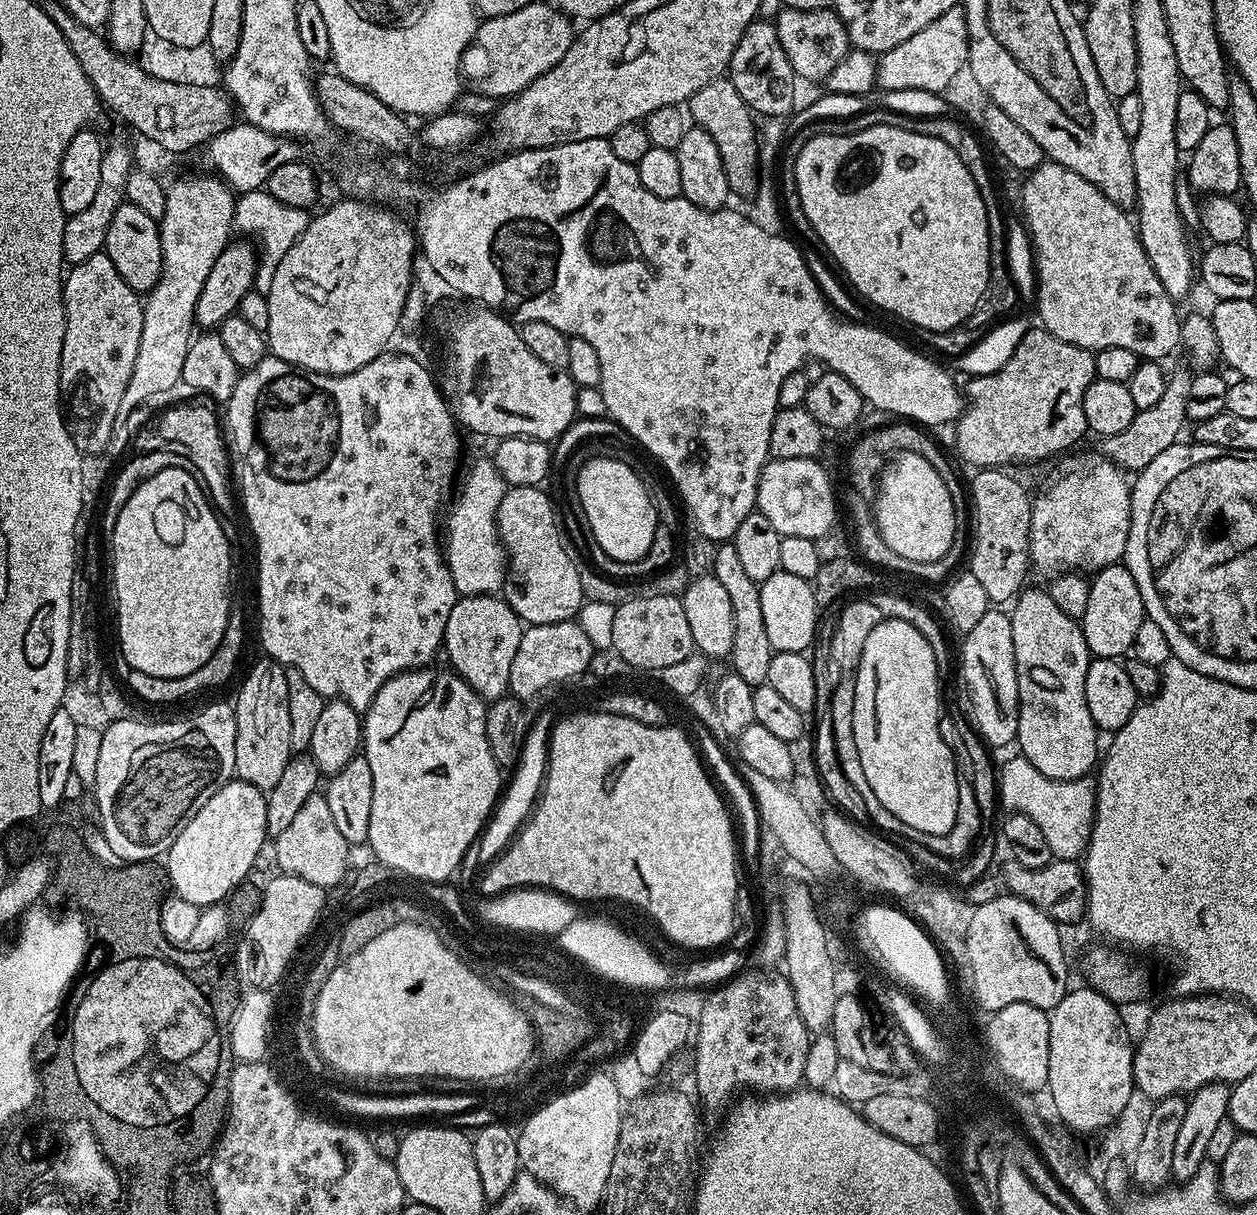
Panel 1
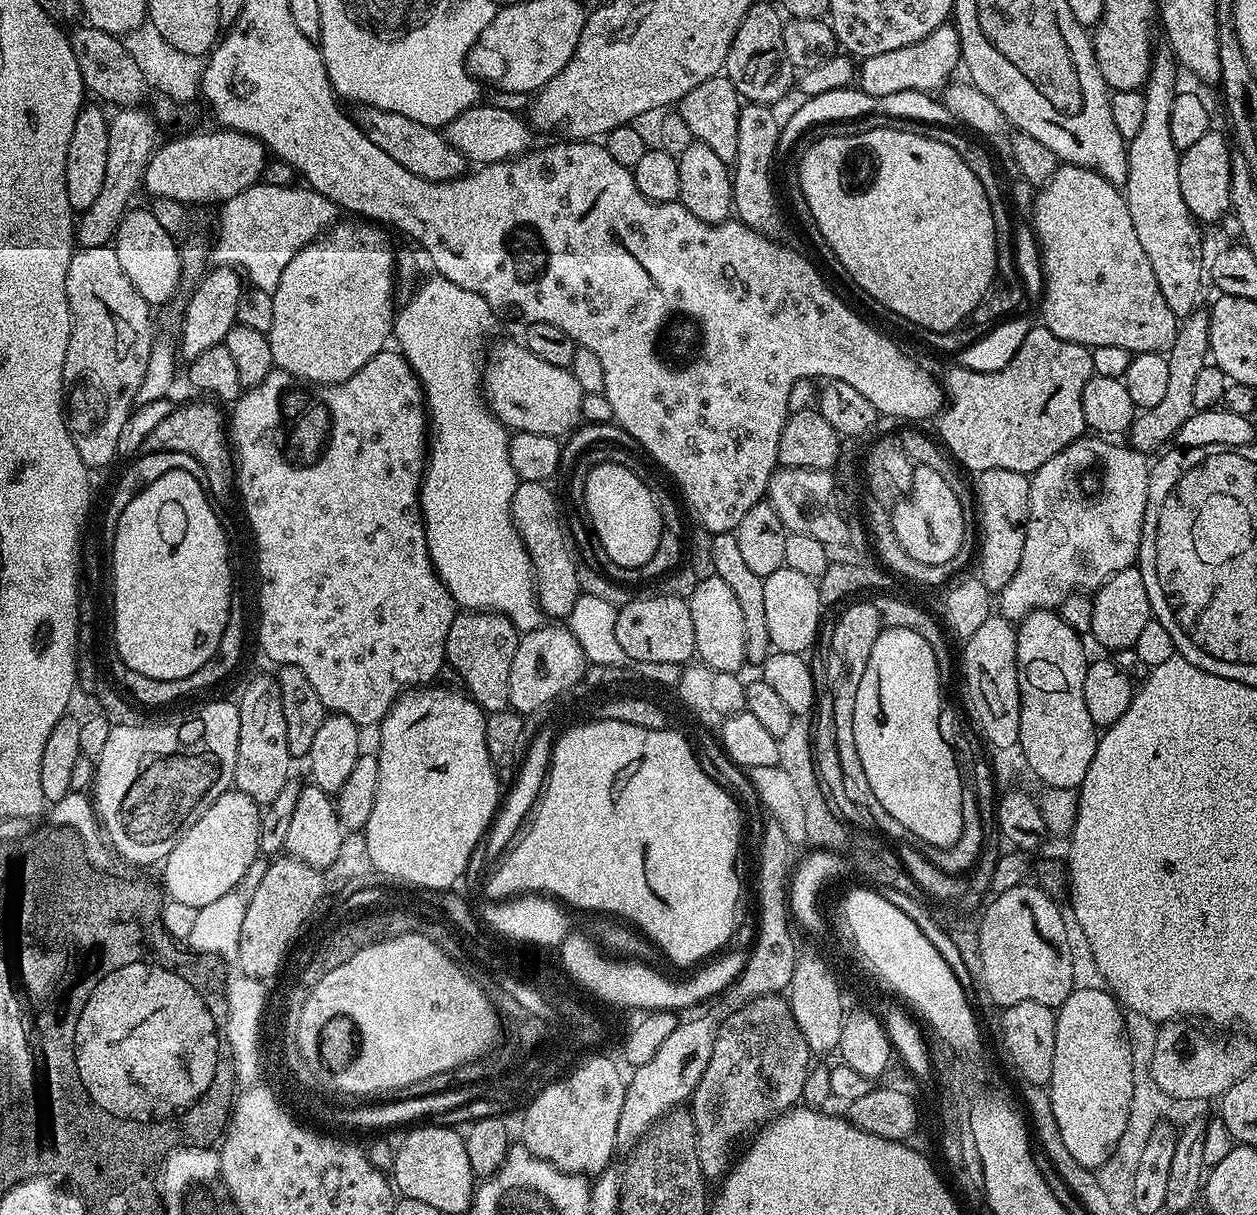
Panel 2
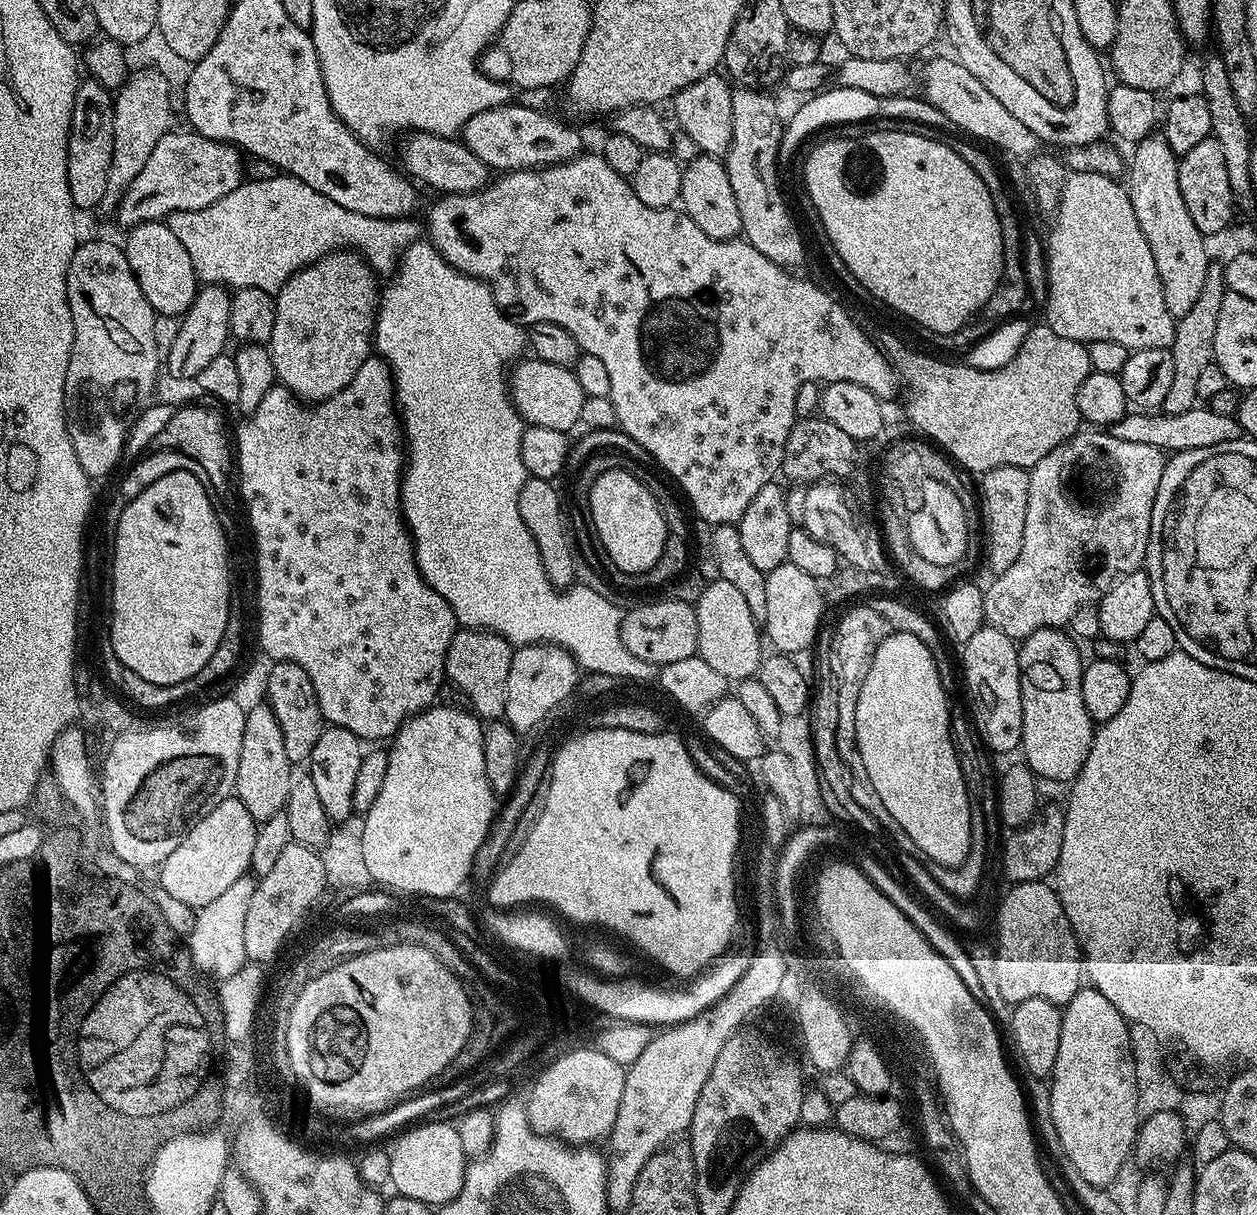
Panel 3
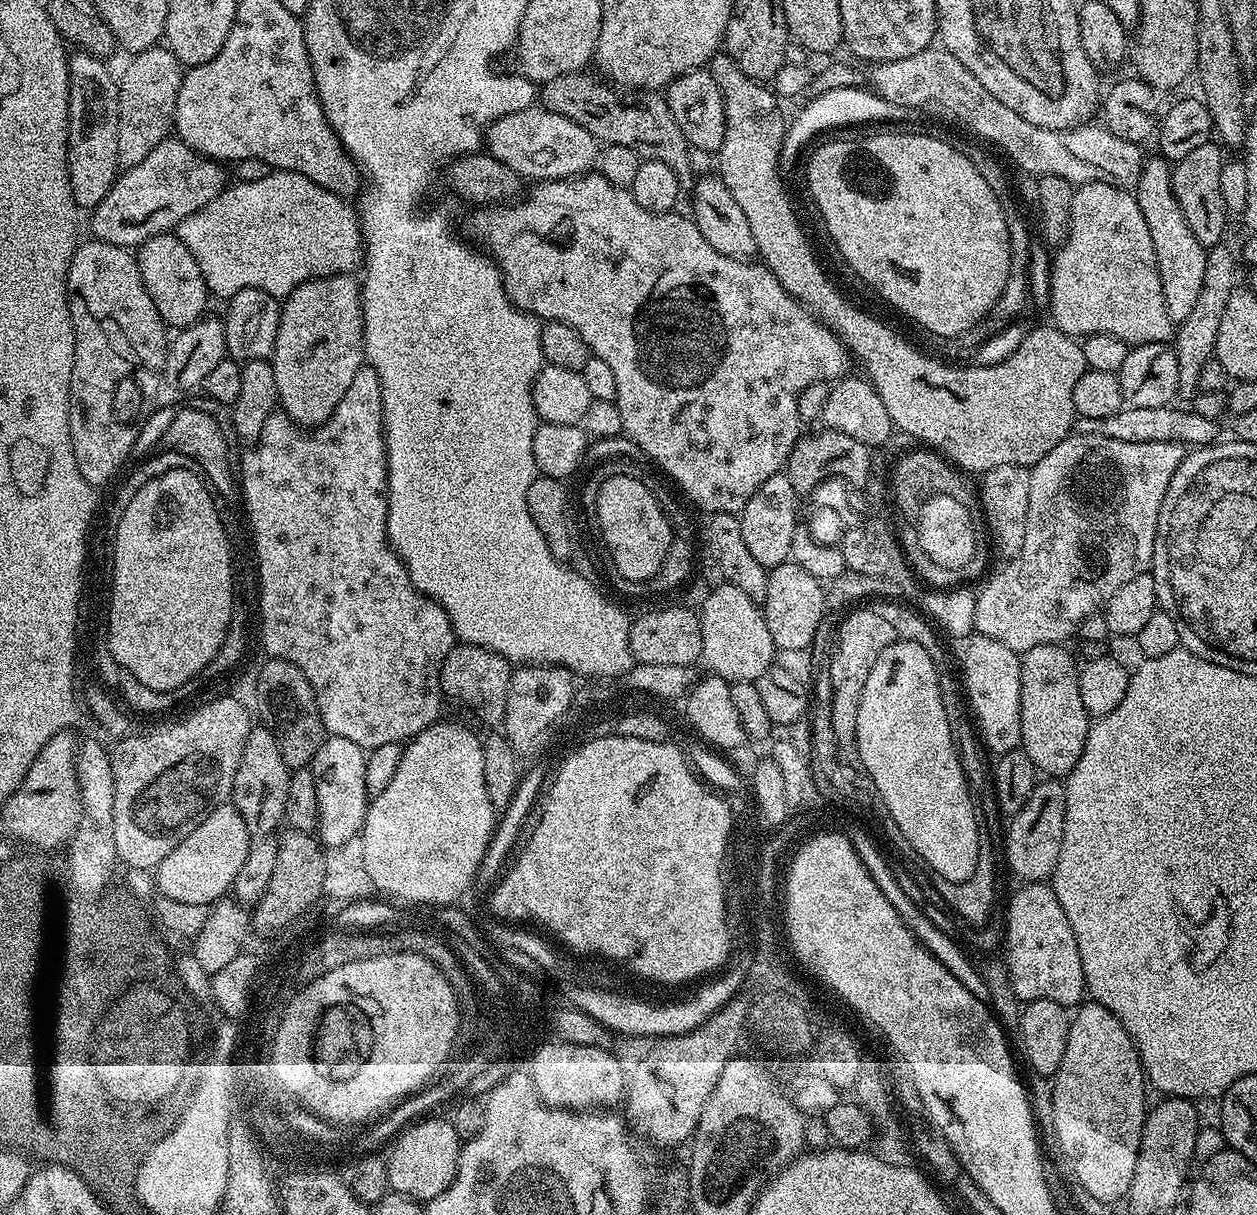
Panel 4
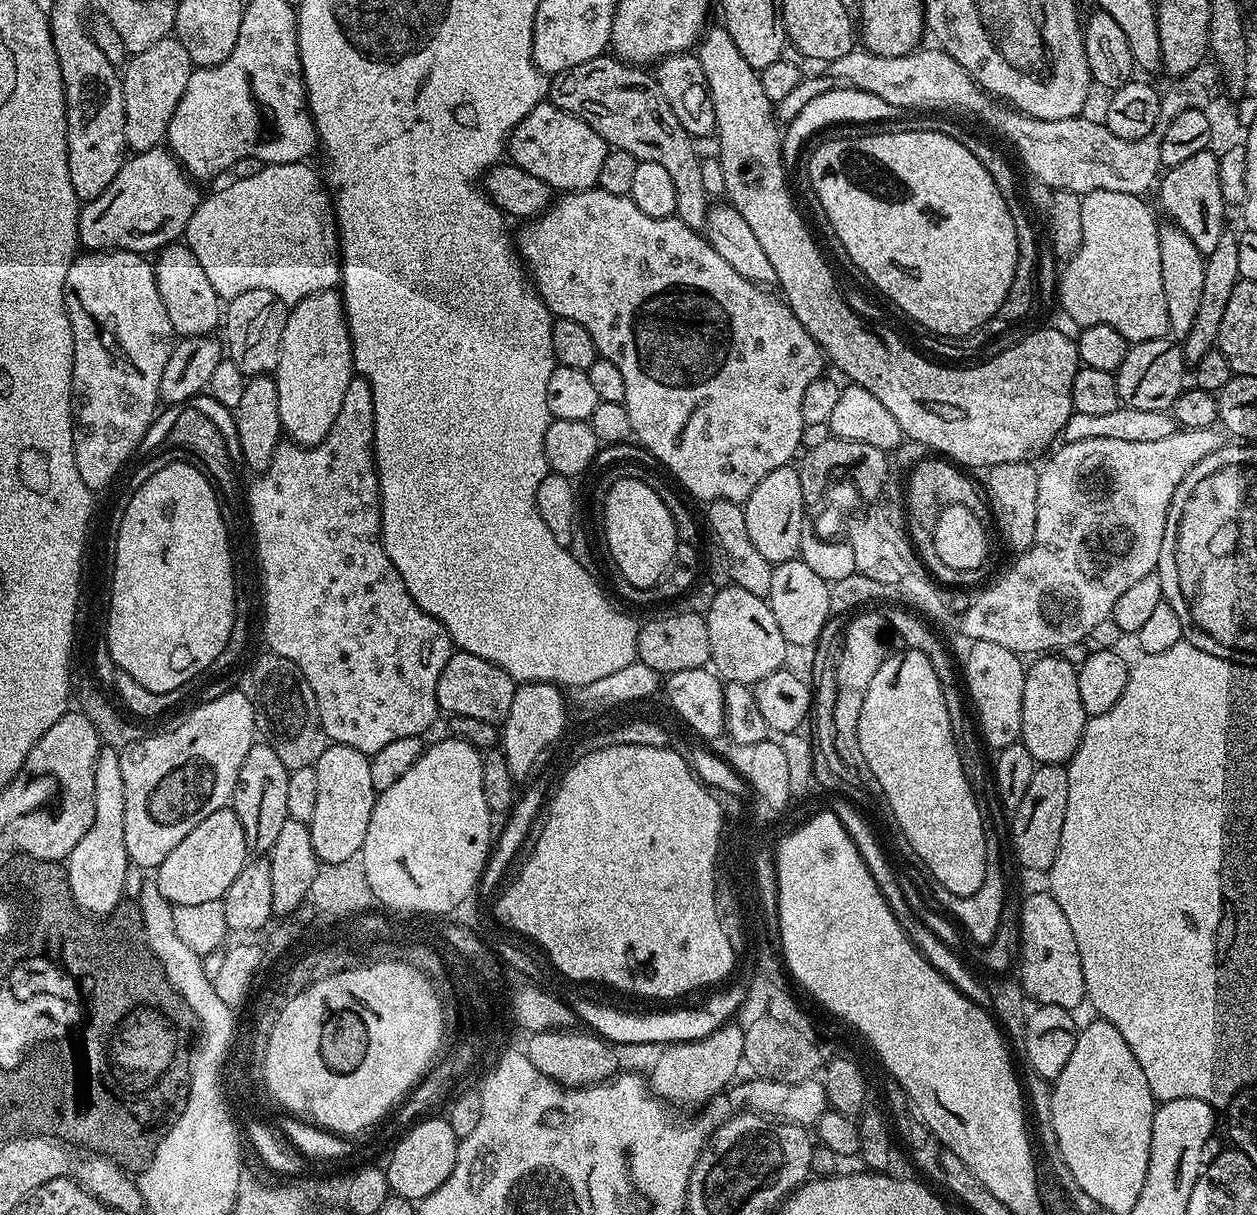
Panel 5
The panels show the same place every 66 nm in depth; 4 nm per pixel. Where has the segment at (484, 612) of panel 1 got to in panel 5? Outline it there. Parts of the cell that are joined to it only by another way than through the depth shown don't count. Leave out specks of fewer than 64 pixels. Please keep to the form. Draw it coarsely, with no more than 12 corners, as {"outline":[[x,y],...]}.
{"outline":[[456,650],[438,674],[444,714],[499,725],[517,681]]}

